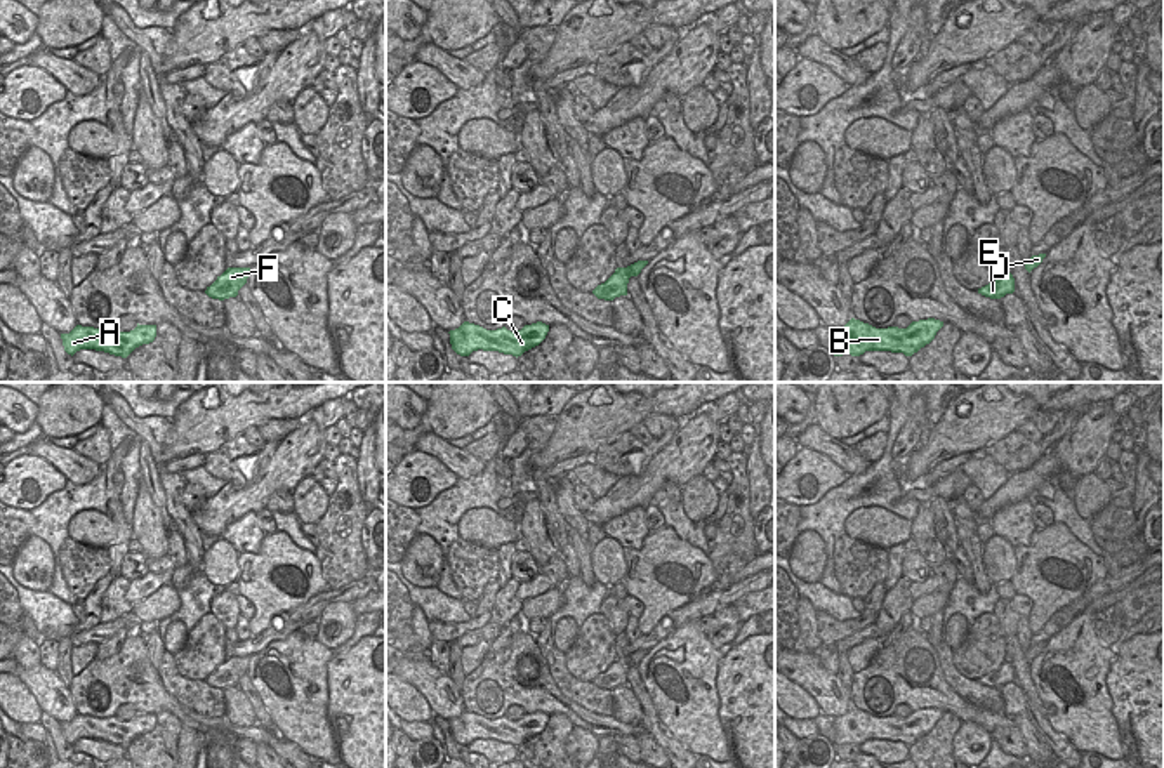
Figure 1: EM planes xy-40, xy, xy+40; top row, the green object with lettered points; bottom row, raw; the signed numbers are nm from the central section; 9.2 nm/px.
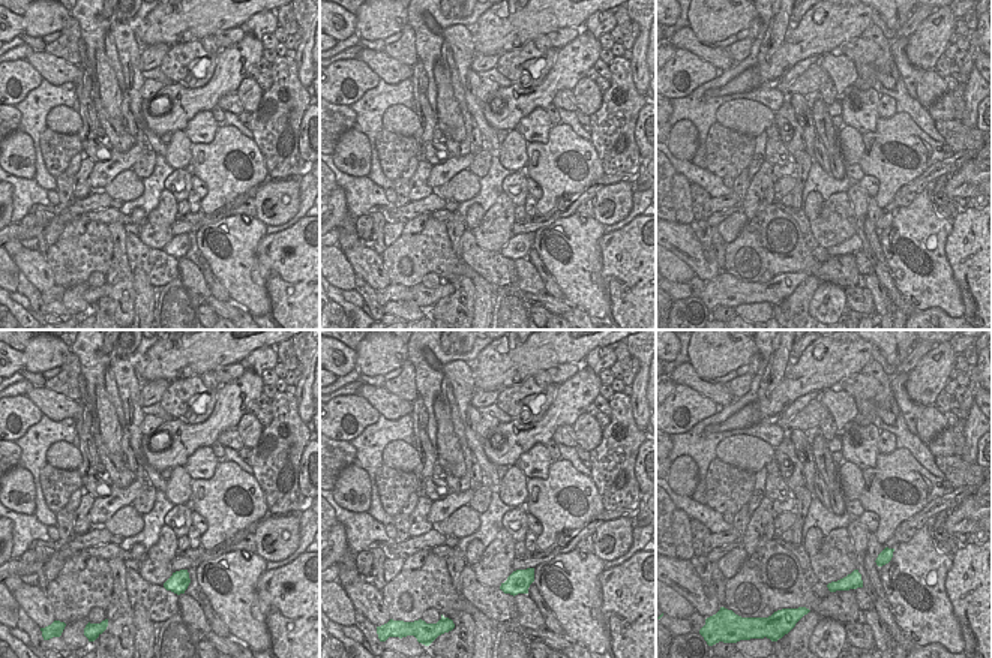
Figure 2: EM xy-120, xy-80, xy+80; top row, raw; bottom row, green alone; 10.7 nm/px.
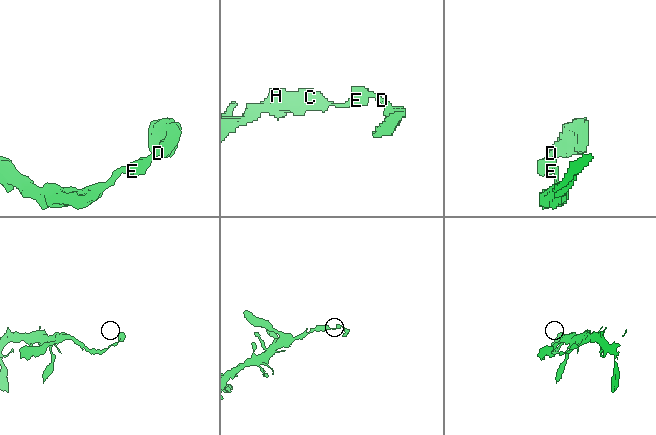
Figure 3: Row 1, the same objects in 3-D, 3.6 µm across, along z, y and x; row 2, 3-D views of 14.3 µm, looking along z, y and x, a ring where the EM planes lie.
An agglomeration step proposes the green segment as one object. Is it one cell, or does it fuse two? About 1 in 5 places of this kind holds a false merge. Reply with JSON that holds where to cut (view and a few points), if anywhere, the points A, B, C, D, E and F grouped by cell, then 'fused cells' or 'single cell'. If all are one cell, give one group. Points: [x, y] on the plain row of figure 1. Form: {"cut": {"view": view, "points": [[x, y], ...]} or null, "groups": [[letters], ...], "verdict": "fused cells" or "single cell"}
{"cut": null, "groups": [["A", "B", "C", "D", "E", "F"]], "verdict": "single cell"}

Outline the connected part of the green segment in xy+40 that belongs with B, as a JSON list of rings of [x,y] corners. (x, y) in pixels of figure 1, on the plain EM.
[[[851,707],[844,716],[834,718],[834,745],[860,745],[865,740],[891,740],[912,745],[929,733],[943,711],[928,707],[912,711],[907,718],[876,718]]]

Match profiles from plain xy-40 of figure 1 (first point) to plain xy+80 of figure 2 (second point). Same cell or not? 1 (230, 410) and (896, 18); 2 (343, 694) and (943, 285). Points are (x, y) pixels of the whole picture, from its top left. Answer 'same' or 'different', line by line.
1: different
2: different

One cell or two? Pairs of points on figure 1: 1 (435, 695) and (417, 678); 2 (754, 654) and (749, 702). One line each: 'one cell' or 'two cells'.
1: one cell
2: one cell

